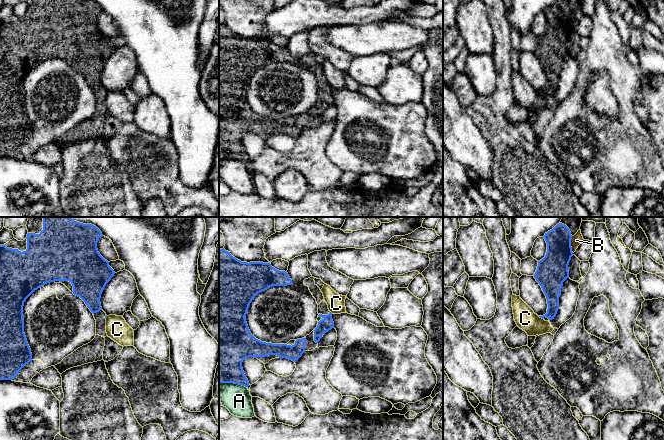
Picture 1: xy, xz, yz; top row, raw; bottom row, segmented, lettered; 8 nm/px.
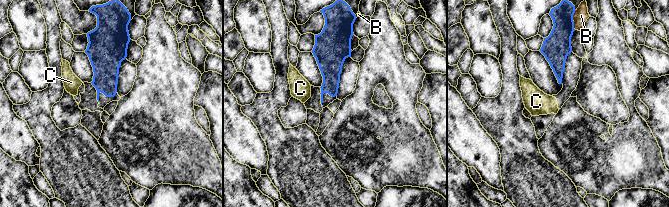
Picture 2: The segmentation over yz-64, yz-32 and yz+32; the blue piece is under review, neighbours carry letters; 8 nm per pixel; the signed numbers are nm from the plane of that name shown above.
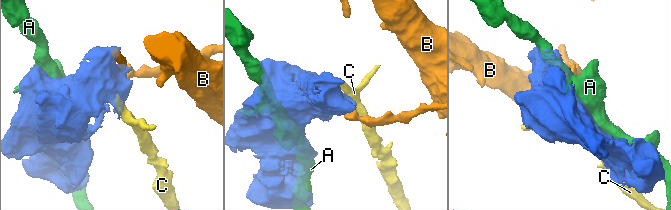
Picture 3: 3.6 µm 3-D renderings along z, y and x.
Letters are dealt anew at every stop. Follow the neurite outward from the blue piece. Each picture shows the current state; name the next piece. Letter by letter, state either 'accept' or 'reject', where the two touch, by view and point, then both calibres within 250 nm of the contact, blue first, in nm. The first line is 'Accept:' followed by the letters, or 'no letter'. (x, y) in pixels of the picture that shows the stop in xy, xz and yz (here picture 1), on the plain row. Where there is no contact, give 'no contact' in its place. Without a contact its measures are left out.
Accept: no letter
A: reject; meets blue in xz at (233, 158); 380 nm thick on the blue side, 220 nm on the other
B: reject; meets blue in yz at (570, 20); 240 nm thick on the blue side, 90 nm on the other
C: reject; meets blue in yz at (540, 93); 140 nm thick on the blue side, 170 nm on the other

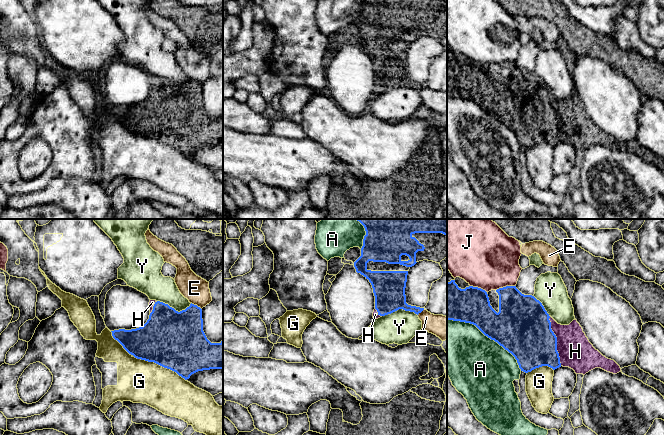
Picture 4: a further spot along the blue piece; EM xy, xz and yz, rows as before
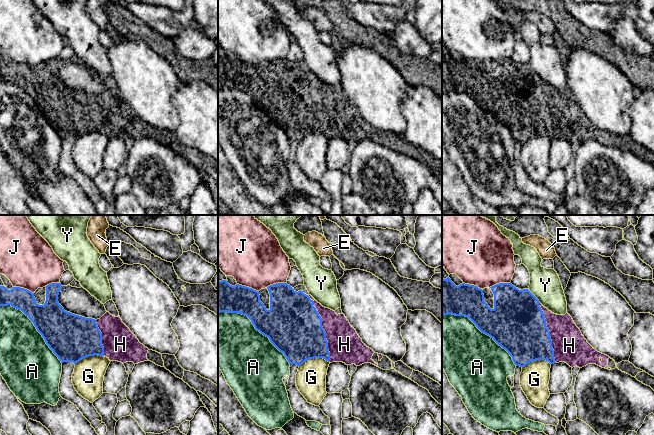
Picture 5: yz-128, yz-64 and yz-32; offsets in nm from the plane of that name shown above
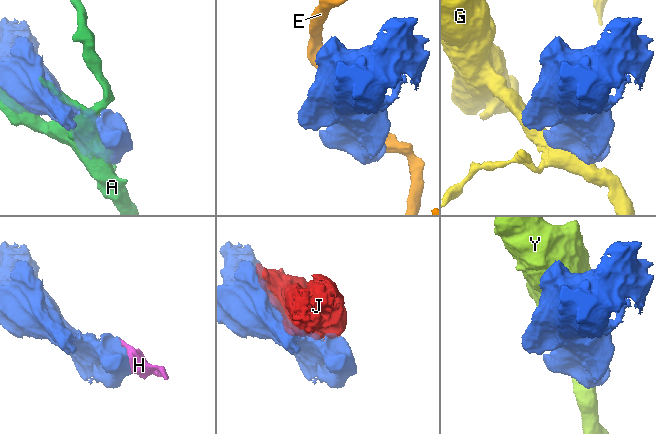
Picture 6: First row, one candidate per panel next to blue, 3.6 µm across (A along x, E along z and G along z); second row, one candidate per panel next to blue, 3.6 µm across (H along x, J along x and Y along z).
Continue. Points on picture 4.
Accept: H
A: reject; meets blue in yz at (487, 112); 380 nm thick on the blue side, 480 nm on the other
E: reject; meets blue in xy at (196, 81); 340 nm thick on the blue side, 200 nm on the other
G: reject; meets blue in xy at (160, 141); 460 nm thick on the blue side, 340 nm on the other
H: accept; meets blue in yz at (556, 117); 400 nm thick on the blue side, 280 nm on the other
J: reject; meets blue in yz at (506, 62); 320 nm thick on the blue side, 480 nm on the other
Y: reject; meets blue in xz at (399, 84); 260 nm thick on the blue side, 260 nm on the other

